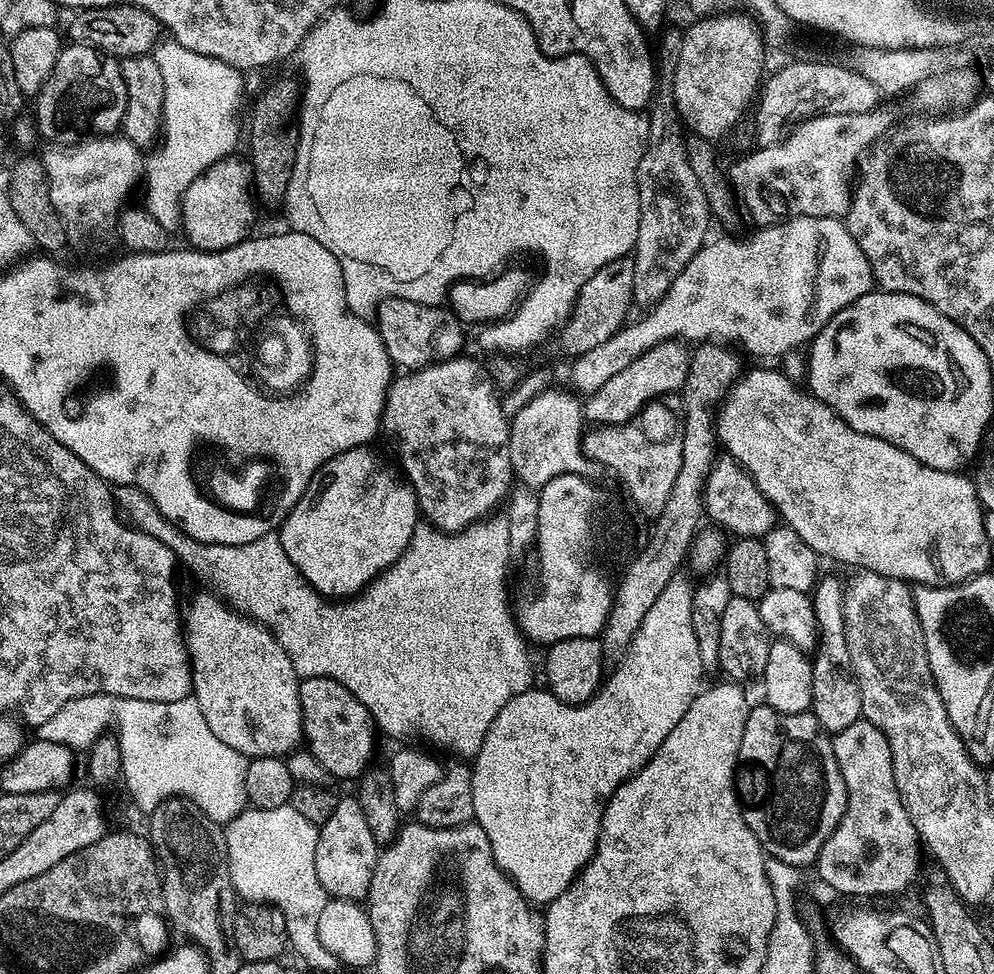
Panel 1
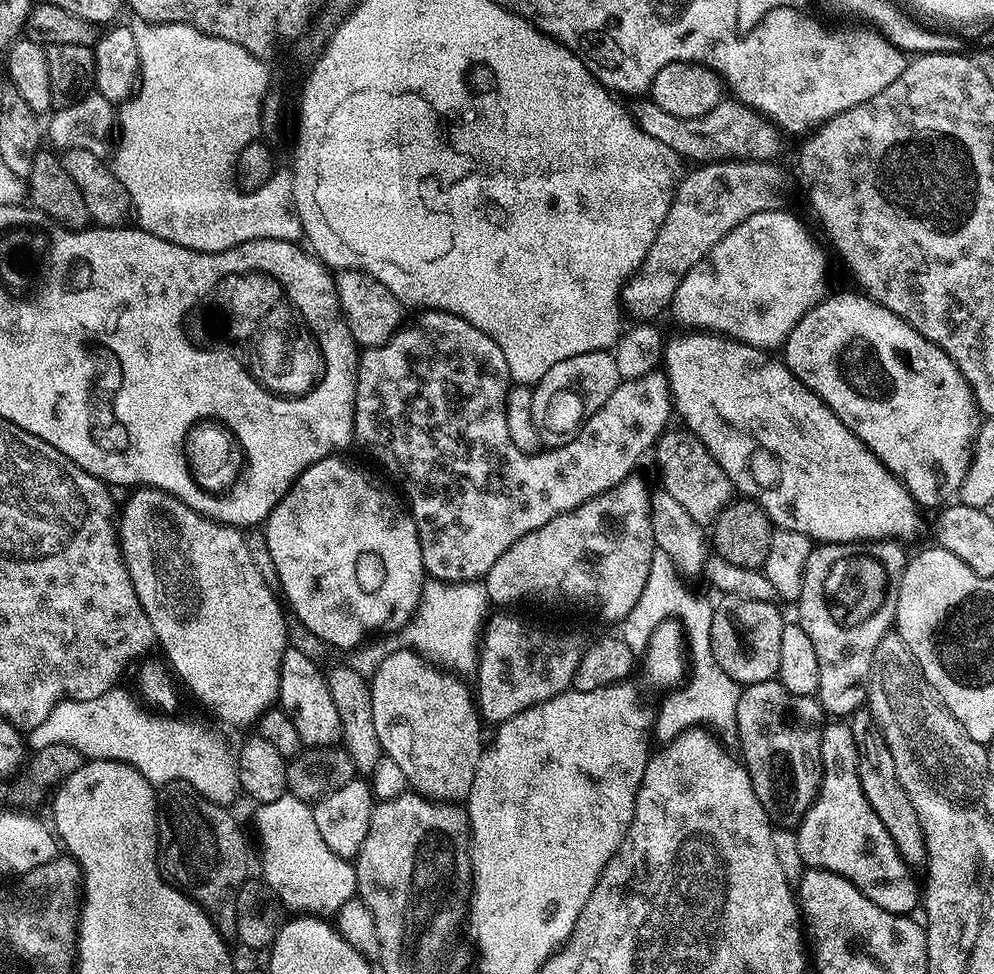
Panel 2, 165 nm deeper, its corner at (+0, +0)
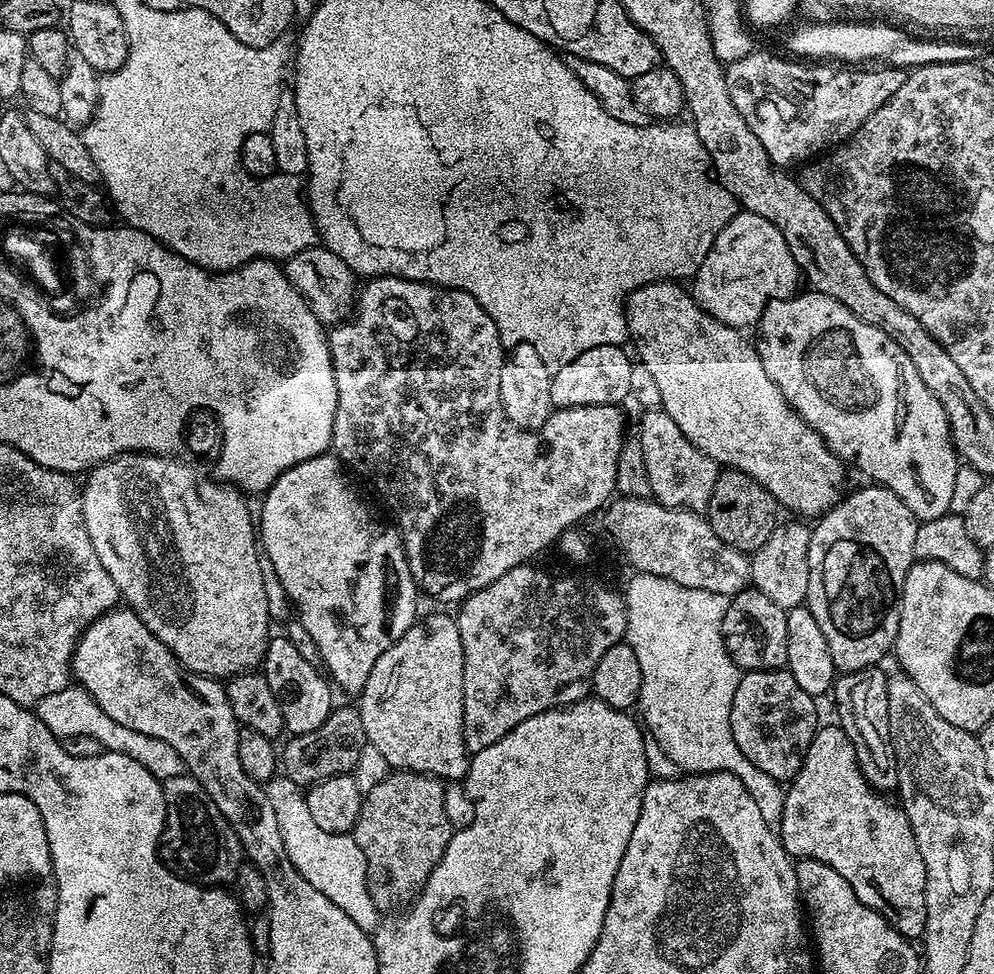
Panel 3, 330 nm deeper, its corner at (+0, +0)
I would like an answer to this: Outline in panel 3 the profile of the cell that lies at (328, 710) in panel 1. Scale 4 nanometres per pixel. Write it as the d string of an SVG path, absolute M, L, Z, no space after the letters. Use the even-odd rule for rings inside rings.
M273 635L269 639L262 671L266 682L270 682L270 690L274 690L274 698L278 698L278 706L282 706L282 722L292 736L310 734L310 730L318 730L318 726L326 722L334 707L333 689L325 673L317 665L306 662L306 658L302 658L301 652L294 646L294 642L288 640L287 635Z

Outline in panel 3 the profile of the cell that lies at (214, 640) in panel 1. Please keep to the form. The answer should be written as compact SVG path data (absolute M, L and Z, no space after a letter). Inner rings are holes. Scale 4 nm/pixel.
M122 452L102 462L91 469L89 478L82 484L80 501L82 502L82 514L86 522L86 534L90 534L90 542L94 542L94 551L106 566L106 574L114 578L114 586L118 586L123 603L136 613L138 618L147 628L158 637L182 662L182 666L189 672L197 672L203 676L213 678L231 678L240 675L241 672L253 671L263 661L264 652L268 648L270 631L270 617L268 615L268 603L266 602L266 590L260 583L259 555L252 556L252 544L254 548L254 516L244 509L245 497L237 489L217 480L211 475L196 476L192 468L184 460L175 460L175 455L169 454L158 458L152 452Z

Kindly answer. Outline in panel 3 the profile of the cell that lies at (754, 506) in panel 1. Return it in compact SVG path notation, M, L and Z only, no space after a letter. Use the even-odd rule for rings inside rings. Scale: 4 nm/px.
M648 410L640 420L638 439L642 446L642 457L646 464L651 499L667 508L682 508L686 512L704 514L708 511L710 494L714 494L714 482L721 469L702 450L698 450L678 430L674 418L662 410Z

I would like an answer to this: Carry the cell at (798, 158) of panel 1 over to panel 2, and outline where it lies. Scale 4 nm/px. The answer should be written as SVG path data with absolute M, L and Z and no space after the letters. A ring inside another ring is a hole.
M718 160L710 164L693 167L693 172L676 188L676 197L671 197L668 212L664 215L662 226L657 230L654 242L640 263L638 271L620 290L620 302L625 313L637 316L637 321L652 322L655 316L669 311L672 299L686 273L699 260L707 256L709 250L730 230L734 230L746 218L763 212L779 212L785 207L784 199L788 196L788 176L779 168L779 163L762 160Z

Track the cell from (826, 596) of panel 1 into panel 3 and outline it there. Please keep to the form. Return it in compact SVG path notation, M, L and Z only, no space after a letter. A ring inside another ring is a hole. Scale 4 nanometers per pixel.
M868 487L872 488L849 491L840 503L819 517L810 538L810 586L806 606L822 629L826 646L830 646L830 658L834 658L834 666L840 674L877 667L880 659L893 651L900 625L900 591L914 563L916 515L889 488Z

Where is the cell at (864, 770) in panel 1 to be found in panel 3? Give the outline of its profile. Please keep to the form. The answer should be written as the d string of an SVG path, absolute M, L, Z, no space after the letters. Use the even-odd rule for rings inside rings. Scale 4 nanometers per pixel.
M832 722L817 727L814 738L804 755L798 774L787 785L782 806L782 822L778 829L780 842L793 858L817 860L830 870L838 870L846 882L854 890L854 894L870 910L882 914L889 924L916 942L923 937L926 914L926 866L922 862L922 854L918 854L918 842L914 838L914 830L908 821L903 807L895 806L888 801L887 795L870 787L862 770L858 766L858 758L848 735L839 723Z

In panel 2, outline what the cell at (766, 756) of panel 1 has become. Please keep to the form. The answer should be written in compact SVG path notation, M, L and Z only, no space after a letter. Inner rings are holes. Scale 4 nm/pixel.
M779 679L750 684L741 691L736 711L736 740L741 752L739 755L744 769L750 774L758 802L762 802L768 819L776 828L795 829L816 801L816 795L820 792L820 759L825 723L826 713L821 708L819 699L790 694L790 690L786 690Z

